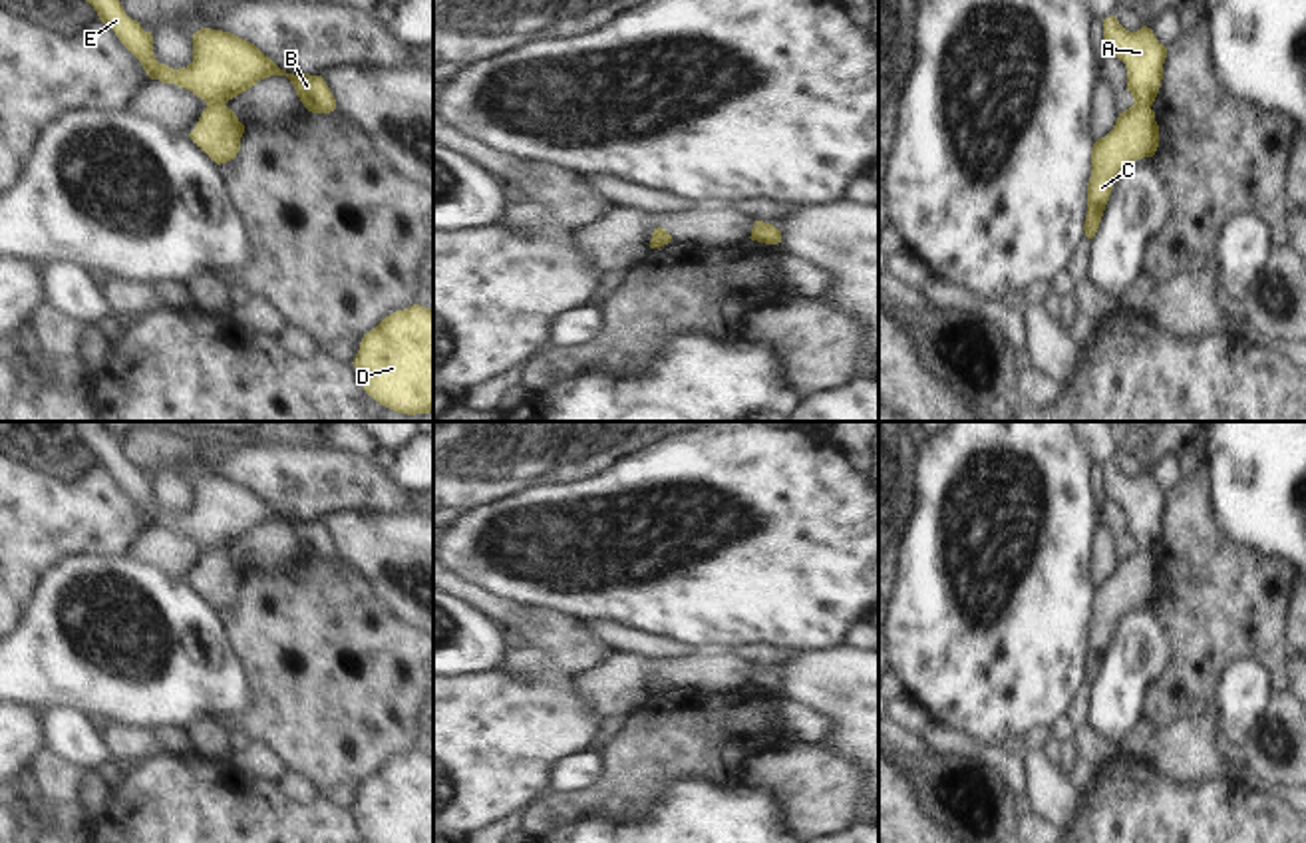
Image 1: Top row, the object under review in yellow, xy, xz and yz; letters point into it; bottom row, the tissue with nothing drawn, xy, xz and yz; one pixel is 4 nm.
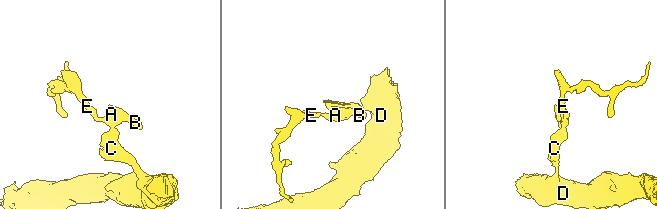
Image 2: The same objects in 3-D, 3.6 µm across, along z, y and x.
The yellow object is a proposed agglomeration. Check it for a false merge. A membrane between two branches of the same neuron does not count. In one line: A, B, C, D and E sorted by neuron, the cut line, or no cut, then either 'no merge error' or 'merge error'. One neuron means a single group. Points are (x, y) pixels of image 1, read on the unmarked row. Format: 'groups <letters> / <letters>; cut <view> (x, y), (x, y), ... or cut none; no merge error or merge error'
groups A B E / C D; cut xy (207, 549), (223, 551); merge error

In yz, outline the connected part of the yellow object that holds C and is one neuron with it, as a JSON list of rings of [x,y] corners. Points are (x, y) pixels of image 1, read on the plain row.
[[[1137,549],[1119,559],[1113,575],[1093,589],[1083,670],[1087,684],[1093,684],[1099,674],[1117,620],[1131,606],[1153,602],[1157,592],[1159,571],[1155,557]]]

